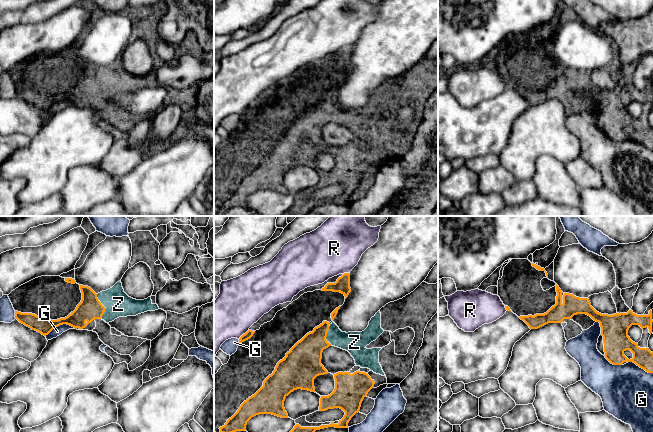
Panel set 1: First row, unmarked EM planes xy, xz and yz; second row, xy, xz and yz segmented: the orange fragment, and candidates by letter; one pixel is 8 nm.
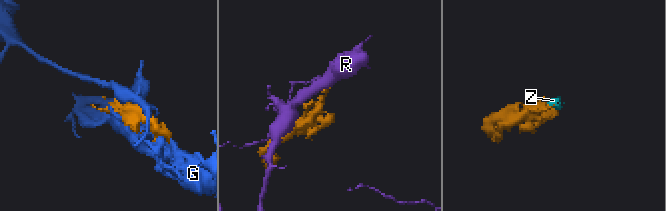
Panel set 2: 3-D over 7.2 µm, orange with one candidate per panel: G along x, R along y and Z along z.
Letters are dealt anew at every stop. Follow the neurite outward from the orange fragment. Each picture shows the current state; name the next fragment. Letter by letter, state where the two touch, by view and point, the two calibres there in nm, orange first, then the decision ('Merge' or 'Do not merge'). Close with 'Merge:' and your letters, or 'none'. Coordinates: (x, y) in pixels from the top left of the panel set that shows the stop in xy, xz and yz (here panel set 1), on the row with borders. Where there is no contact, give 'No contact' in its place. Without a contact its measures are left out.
G: Touches orange at xy (60, 324). Thickness 180 nm (orange) against 70 nm. Do not merge
R: Touches orange at xz (243, 334). Thickness 60 nm (orange) against 380 nm. Do not merge
Z: Touches orange at xy (103, 306). Thickness 190 nm (orange) against 200 nm. Merge
Merge: Z

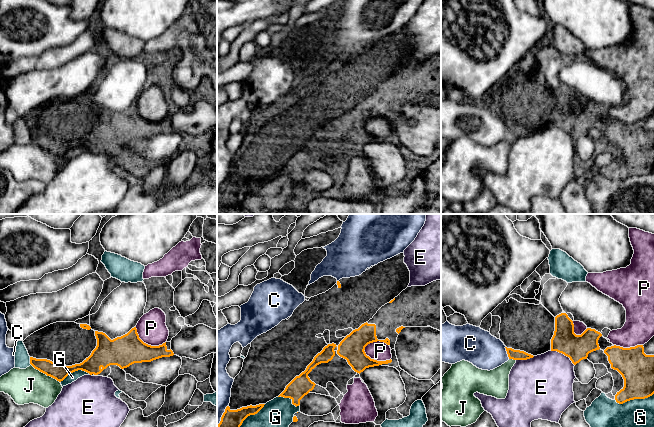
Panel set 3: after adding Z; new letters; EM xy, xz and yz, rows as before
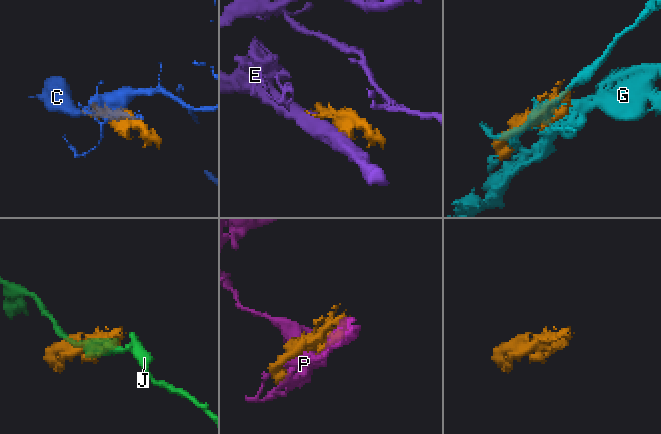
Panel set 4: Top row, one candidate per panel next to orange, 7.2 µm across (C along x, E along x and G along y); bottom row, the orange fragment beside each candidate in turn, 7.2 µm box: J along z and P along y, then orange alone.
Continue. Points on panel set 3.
C: Touches orange at yz (507, 352). Thickness 80 nm (orange) against 280 nm. Do not merge
E: Touches orange at yz (563, 353). Thickness 200 nm (orange) against 420 nm. Do not merge
G: Touches orange at yz (634, 398). Thickness 280 nm (orange) against 220 nm. Do not merge
J: Touches orange at xy (45, 373). Thickness 130 nm (orange) against 280 nm. Do not merge
P: Touches orange at xz (375, 360). Thickness 200 nm (orange) against 160 nm. Do not merge
Merge: none

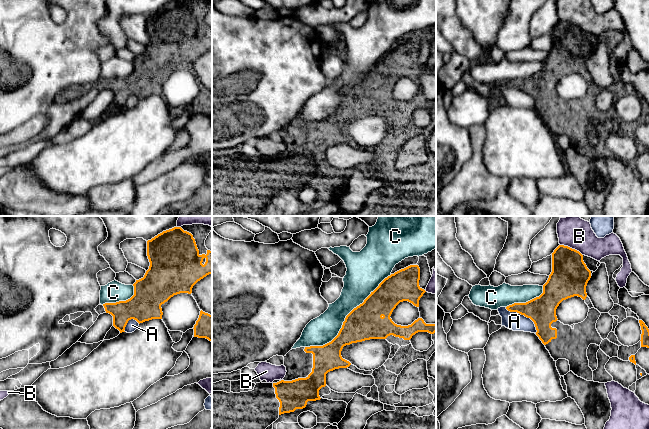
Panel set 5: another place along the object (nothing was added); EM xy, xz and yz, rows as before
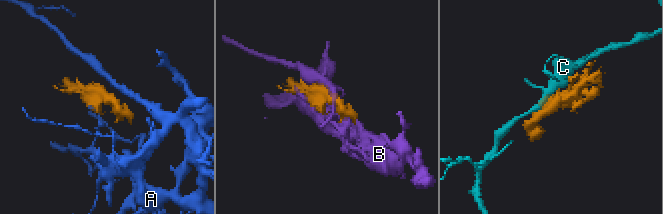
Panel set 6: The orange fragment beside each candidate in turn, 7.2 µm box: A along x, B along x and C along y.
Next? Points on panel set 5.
A: Touches orange at yz (525, 316). Thickness 220 nm (orange) against 150 nm. Do not merge
B: Touches orange at yz (571, 248). Thickness 300 nm (orange) against 260 nm. Do not merge
C: Touches orange at xz (345, 318). Thickness 280 nm (orange) against 220 nm. Do not merge
Merge: none

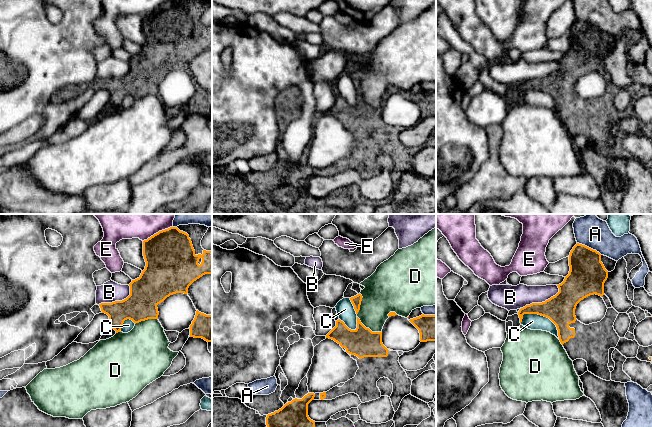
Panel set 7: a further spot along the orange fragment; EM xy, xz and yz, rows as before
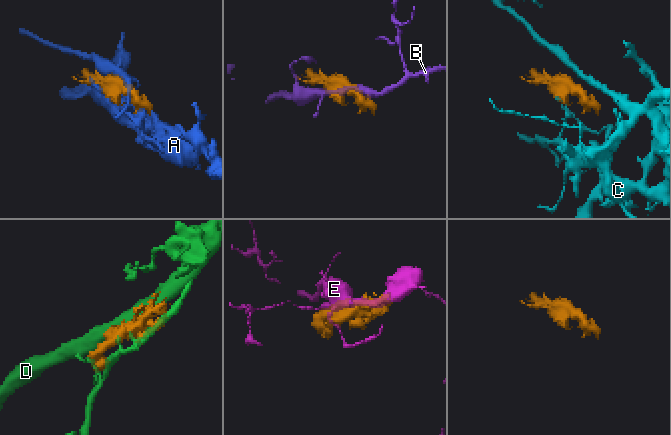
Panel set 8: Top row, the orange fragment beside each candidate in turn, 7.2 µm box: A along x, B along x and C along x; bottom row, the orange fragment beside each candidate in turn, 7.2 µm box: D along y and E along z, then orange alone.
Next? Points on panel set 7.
A: Touches orange at yz (588, 247). Thickness 300 nm (orange) against 240 nm. Do not merge
B: Touches orange at yz (542, 302). Thickness 240 nm (orange) against 190 nm. Do not merge
C: Touches orange at yz (545, 316). Thickness 240 nm (orange) against 130 nm. Do not merge
D: Touches orange at xz (368, 328). Thickness 240 nm (orange) against 280 nm. Do not merge
E: Touches orange at xy (158, 232). Thickness 400 nm (orange) against 380 nm. Do not merge
Merge: none

